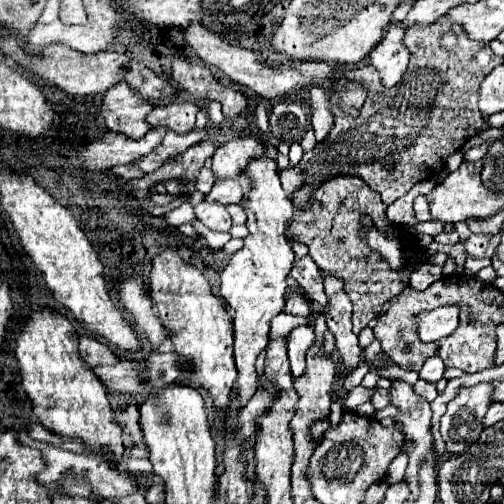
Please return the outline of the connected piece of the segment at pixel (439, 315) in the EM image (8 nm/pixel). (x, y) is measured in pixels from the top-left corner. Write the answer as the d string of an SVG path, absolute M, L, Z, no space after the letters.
M455 305L449 306L449 308L425 310L415 316L415 322L417 322L417 336L423 342L433 342L433 340L445 338L457 330L459 310Z

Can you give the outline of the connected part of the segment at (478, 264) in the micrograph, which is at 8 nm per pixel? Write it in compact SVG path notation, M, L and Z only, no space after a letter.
M467 256L465 260L465 270L471 272L471 274L477 274L481 268L485 268L489 264L489 258L473 258L473 256Z

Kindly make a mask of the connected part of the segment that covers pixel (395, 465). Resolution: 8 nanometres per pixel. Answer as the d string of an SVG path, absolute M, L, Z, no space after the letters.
M401 452L389 465L387 474L385 476L385 481L390 485L402 481L407 465L408 456Z

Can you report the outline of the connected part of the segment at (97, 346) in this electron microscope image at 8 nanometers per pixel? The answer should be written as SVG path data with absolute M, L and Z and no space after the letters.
M81 336L79 340L79 352L85 358L89 366L101 366L101 364L117 364L121 362L119 356L103 342L99 342L93 336Z

